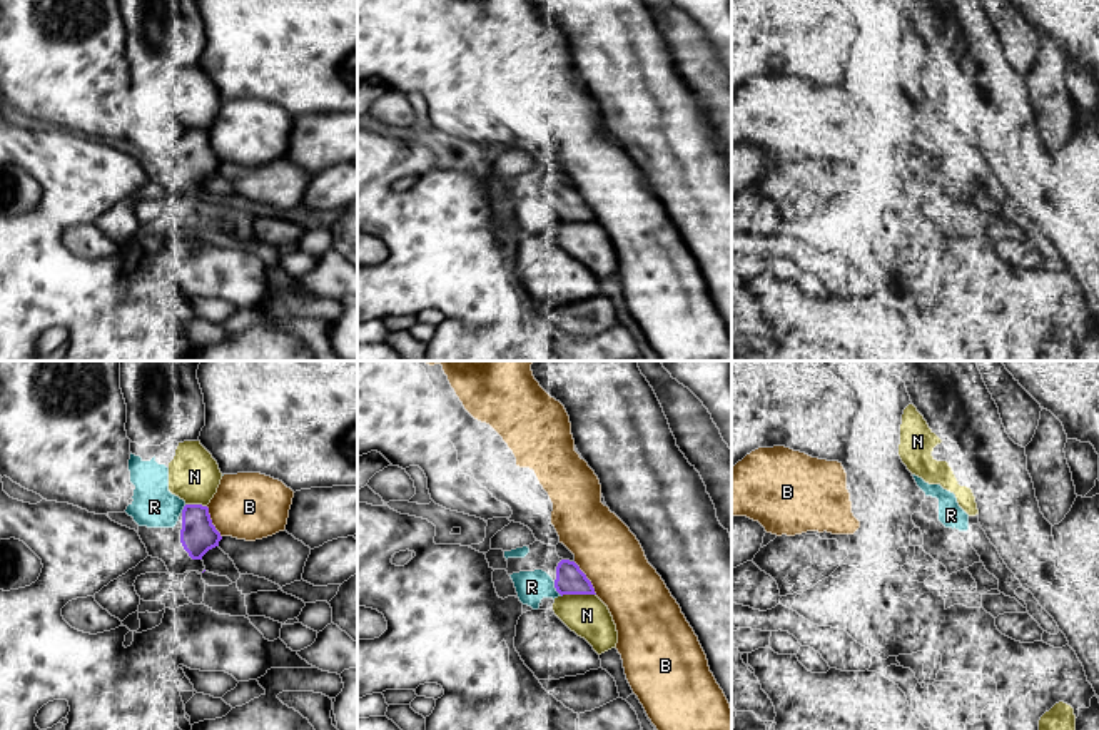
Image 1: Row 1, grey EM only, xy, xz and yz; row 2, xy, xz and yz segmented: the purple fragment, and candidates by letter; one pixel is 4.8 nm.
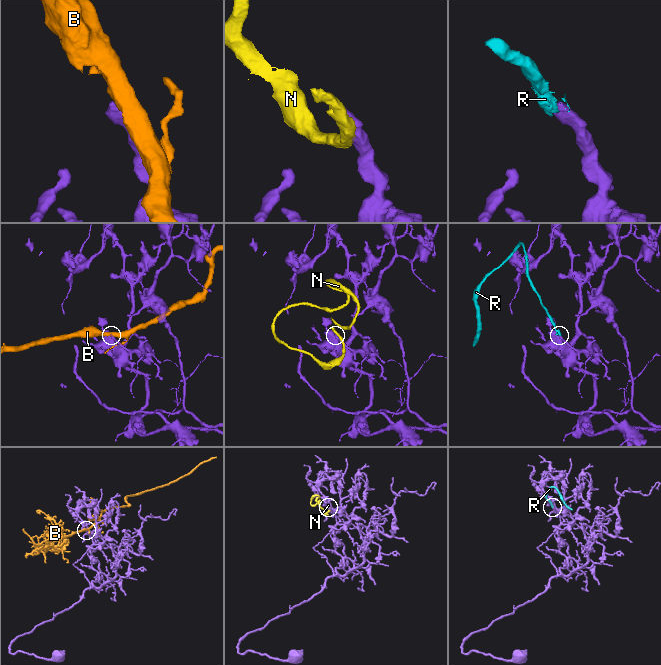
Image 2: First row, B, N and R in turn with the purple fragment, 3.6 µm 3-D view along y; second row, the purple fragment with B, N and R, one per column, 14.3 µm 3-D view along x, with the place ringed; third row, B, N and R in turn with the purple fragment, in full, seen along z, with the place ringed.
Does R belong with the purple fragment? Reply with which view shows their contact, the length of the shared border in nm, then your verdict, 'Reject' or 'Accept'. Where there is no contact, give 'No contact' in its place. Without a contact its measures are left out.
Touches purple in xz. Shared border 80 nm. Reject

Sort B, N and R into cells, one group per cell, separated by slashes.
B / N R

